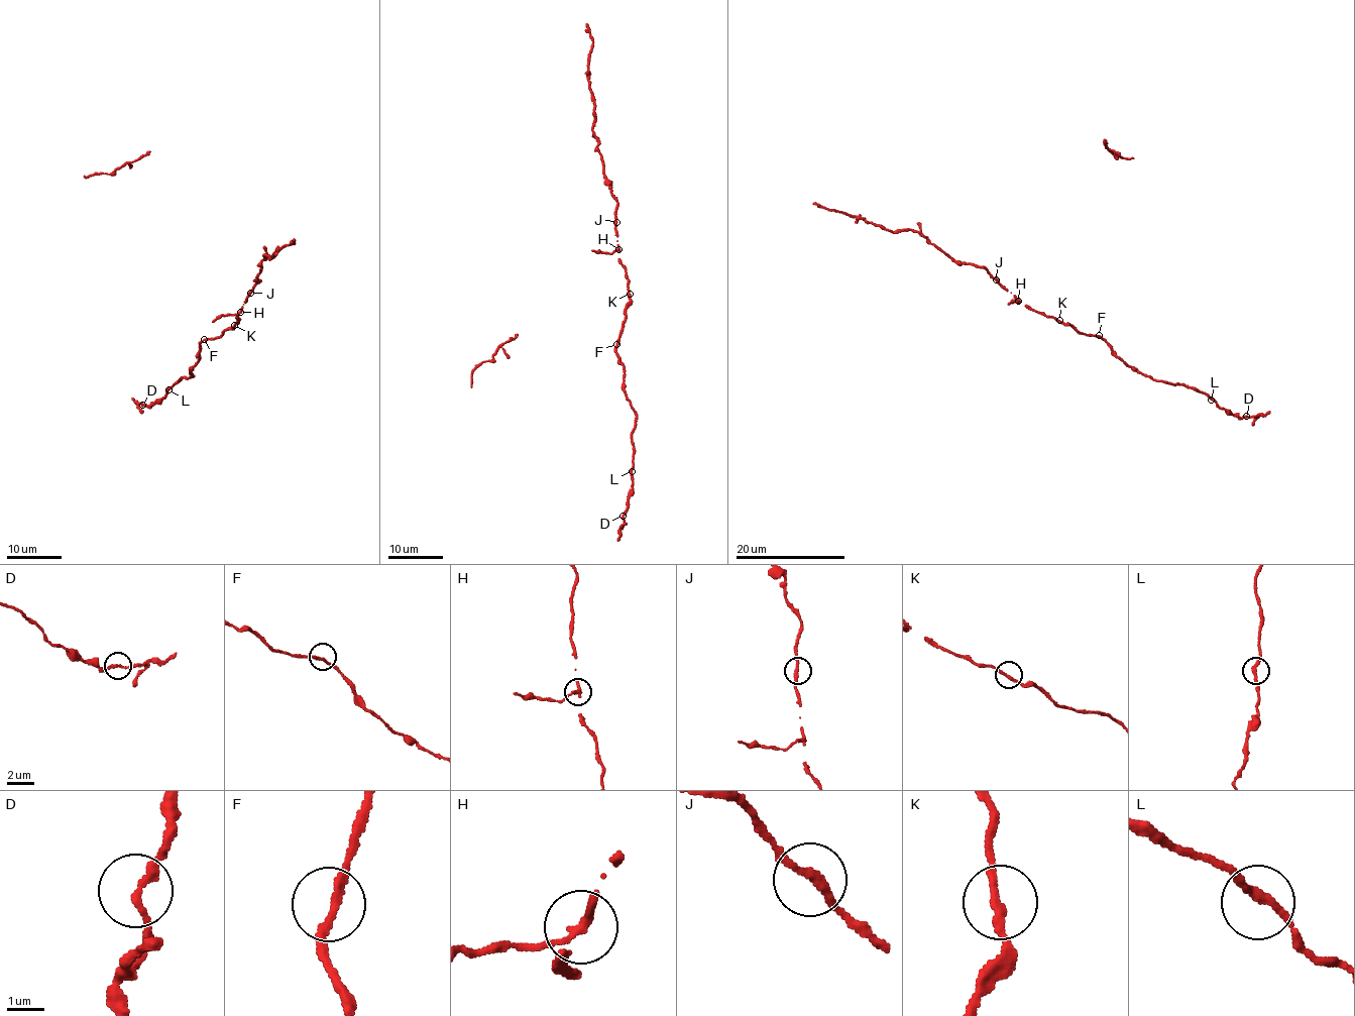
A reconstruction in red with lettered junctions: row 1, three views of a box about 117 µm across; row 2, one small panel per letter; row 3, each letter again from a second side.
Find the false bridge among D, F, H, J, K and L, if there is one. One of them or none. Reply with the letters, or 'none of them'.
H

